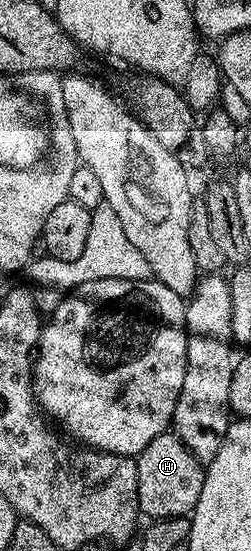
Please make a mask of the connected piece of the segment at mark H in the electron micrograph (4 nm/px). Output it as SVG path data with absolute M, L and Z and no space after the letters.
M174 432L154 436L143 452L135 455L138 468L138 504L145 519L186 518L202 496L205 467Z

